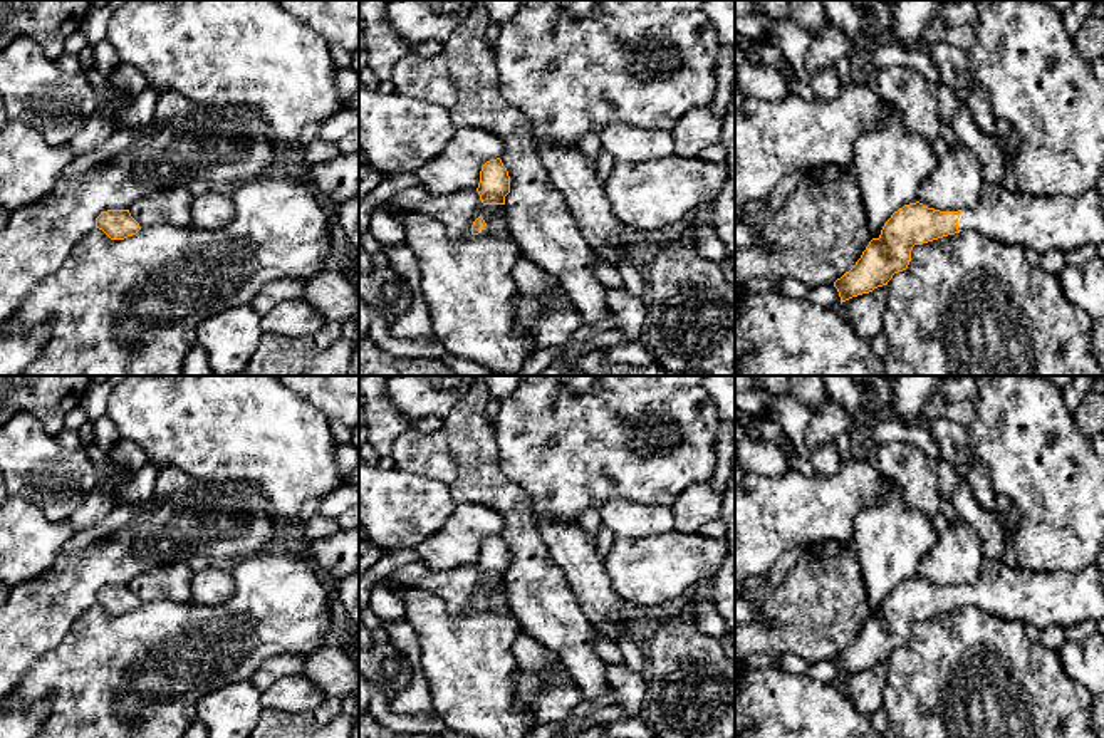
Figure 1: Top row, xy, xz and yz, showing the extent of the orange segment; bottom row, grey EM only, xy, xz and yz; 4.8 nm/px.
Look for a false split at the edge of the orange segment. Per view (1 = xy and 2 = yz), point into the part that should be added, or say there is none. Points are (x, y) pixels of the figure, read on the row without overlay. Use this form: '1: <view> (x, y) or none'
1: none
2: yz (1041, 599)

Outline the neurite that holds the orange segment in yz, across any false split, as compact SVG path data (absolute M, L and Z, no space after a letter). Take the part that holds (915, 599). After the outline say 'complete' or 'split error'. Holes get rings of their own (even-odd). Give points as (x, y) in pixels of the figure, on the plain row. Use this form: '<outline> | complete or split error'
M985 559L982 577L975 584L940 587L919 577L904 580L884 599L881 611L869 617L856 641L834 657L841 679L888 661L894 649L908 644L914 621L955 611L961 605L973 605L1000 619L1020 621L1044 631L1052 624L1069 627L1084 621L1097 622L1104 619L1104 587L1097 565L1077 574L1064 570L1034 572L1018 565L1008 567L1002 559Z | split error

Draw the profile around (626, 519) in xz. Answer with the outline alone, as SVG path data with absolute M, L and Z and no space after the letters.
M609 500L597 513L616 537L651 537L674 530L671 507L651 507L631 500Z

